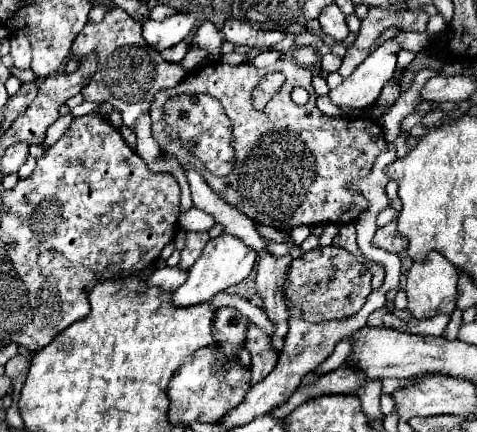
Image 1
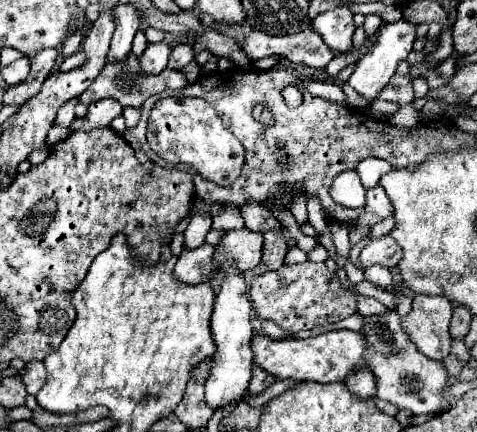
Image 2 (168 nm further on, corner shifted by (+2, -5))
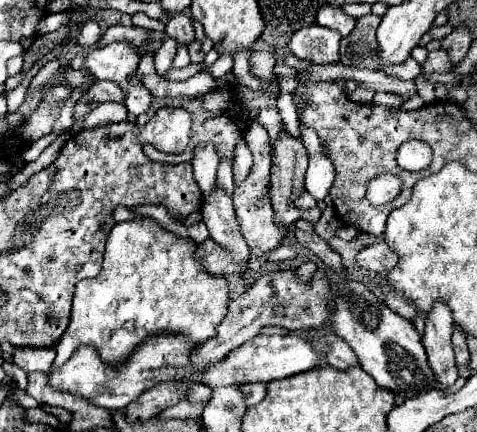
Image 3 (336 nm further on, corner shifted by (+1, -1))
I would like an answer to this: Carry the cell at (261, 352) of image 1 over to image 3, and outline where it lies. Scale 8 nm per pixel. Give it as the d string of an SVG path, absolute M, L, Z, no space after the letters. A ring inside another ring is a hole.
M255 382L255 384L243 384L245 390L245 396L247 396L247 406L253 408L257 406L263 398L265 398L265 390L267 390L267 384L265 382Z

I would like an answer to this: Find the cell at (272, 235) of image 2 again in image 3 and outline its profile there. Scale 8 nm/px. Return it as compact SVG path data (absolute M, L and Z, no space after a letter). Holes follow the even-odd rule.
M283 132L281 140L277 142L275 146L275 162L273 162L273 168L271 168L271 204L273 204L273 210L275 210L275 222L279 226L291 226L295 220L303 218L303 216L315 216L315 222L319 220L321 216L321 210L319 208L313 208L313 210L307 210L307 212L301 212L293 206L293 198L295 194L303 192L303 178L305 178L305 170L307 170L307 150L305 146L291 138L287 132Z

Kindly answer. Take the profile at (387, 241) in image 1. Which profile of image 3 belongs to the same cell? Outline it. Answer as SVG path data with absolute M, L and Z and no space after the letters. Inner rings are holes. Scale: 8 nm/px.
M377 242L371 246L365 246L357 254L357 264L371 272L389 272L399 262L399 256L387 246L387 242Z

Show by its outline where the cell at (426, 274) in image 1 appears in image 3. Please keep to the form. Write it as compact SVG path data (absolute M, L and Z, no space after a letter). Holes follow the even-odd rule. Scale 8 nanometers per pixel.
M433 302L433 308L425 316L423 330L423 348L429 356L429 364L437 374L437 380L445 386L451 386L457 380L455 354L451 348L453 334L453 316L445 302Z

